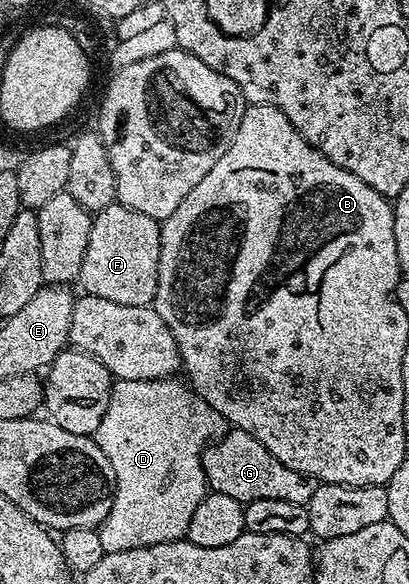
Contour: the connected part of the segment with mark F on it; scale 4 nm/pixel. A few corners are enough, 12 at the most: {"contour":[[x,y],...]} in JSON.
{"contour":[[121,204],[93,215],[81,289],[151,305],[162,232]]}

